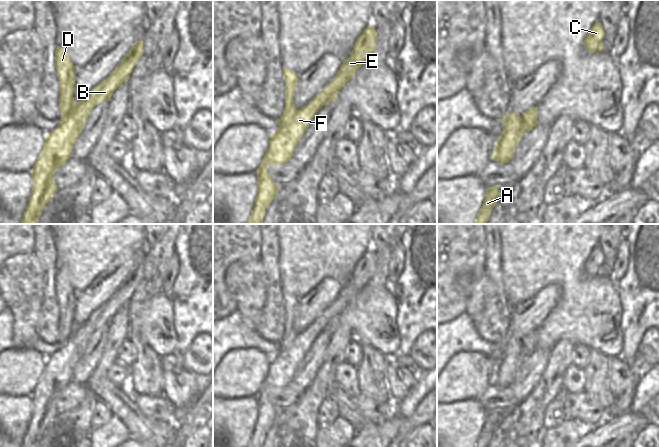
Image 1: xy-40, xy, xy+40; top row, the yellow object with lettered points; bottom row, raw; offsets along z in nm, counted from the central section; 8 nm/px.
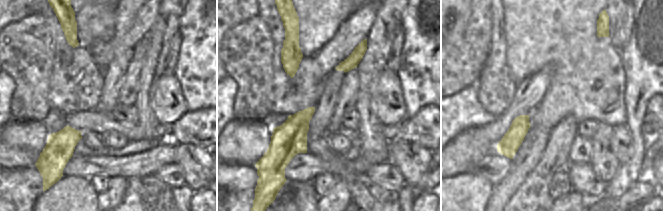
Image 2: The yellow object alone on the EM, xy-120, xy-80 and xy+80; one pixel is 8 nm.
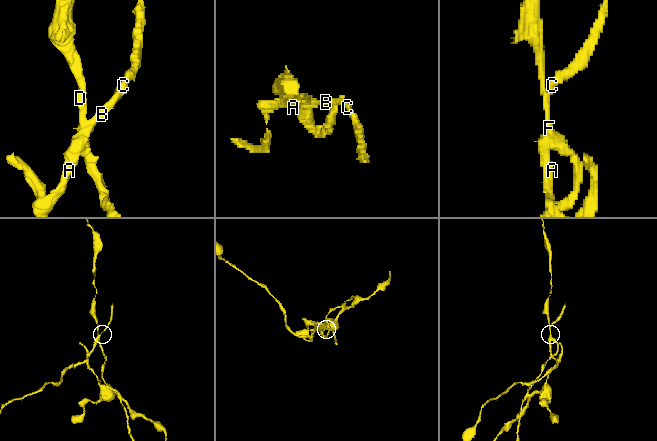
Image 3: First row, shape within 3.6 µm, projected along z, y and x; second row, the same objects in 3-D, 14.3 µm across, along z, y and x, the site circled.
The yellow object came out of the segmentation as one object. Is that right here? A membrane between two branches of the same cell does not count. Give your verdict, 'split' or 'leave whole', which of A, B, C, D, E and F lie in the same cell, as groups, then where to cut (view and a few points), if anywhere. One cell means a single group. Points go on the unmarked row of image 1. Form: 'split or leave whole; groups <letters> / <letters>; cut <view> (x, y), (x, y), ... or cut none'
split; groups A B C E F / D; cut xy+40 (497, 364), (500, 380), (508, 383)

